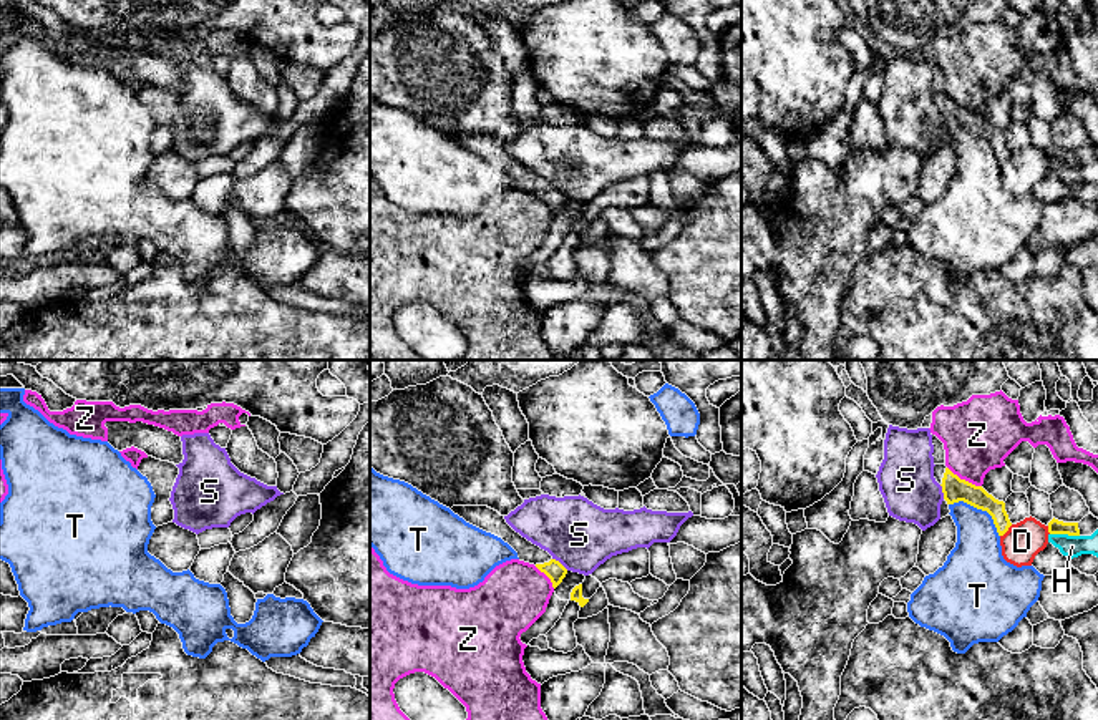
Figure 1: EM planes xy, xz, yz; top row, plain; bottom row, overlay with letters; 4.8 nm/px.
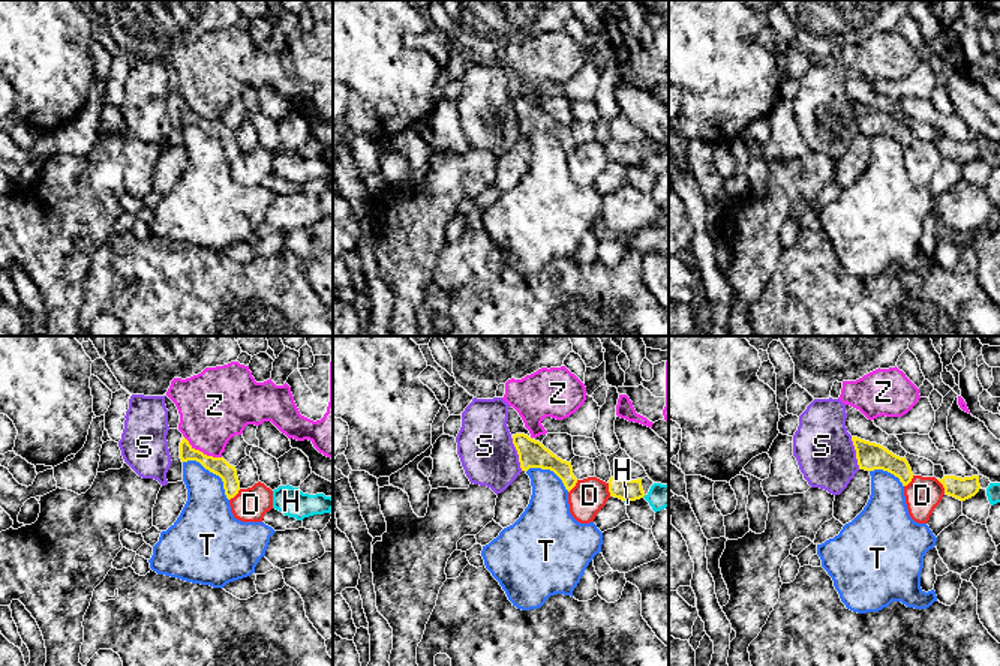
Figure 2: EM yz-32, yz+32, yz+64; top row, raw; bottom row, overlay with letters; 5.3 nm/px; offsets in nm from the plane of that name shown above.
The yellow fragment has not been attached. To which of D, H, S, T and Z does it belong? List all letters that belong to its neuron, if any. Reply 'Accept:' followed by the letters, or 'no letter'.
Accept: no letter

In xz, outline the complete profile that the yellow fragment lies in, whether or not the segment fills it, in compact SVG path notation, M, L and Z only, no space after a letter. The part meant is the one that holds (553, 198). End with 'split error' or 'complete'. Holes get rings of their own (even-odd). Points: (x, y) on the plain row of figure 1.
M453 134L451 139L466 151L508 171L517 181L519 189L534 192L551 207L554 217L566 206L567 197L559 189L516 161L498 139L488 134Z; split error

